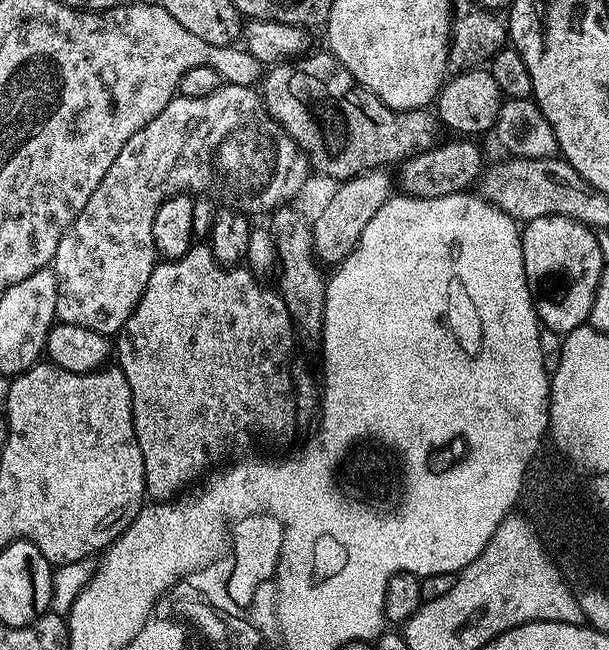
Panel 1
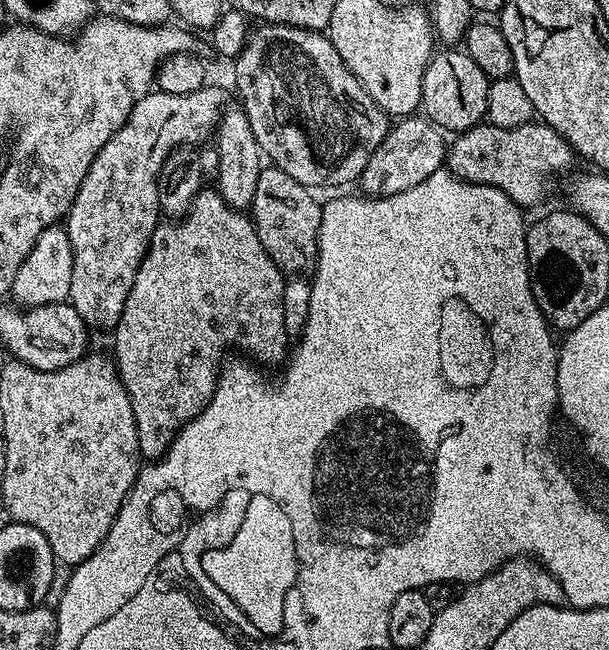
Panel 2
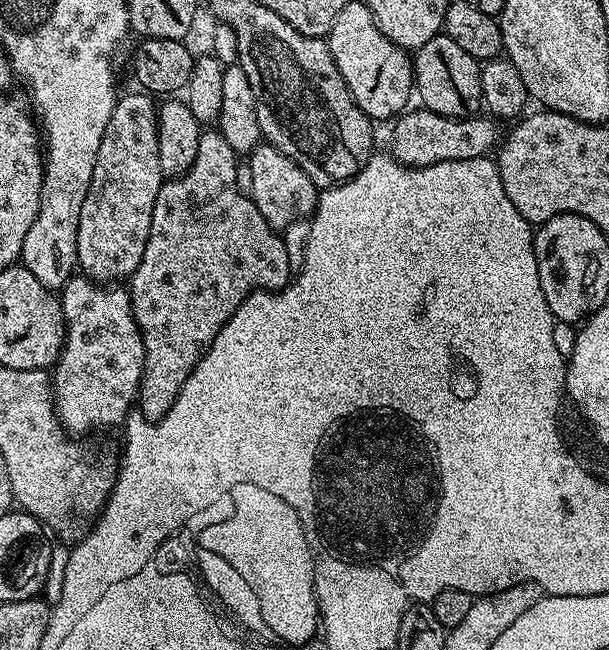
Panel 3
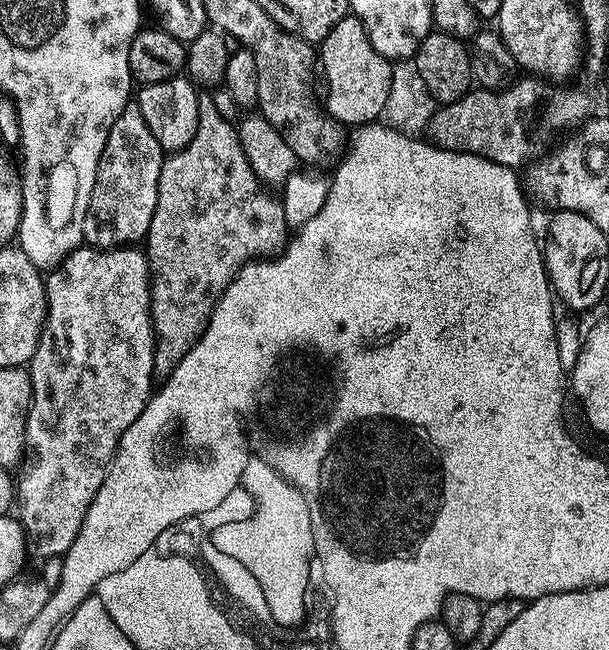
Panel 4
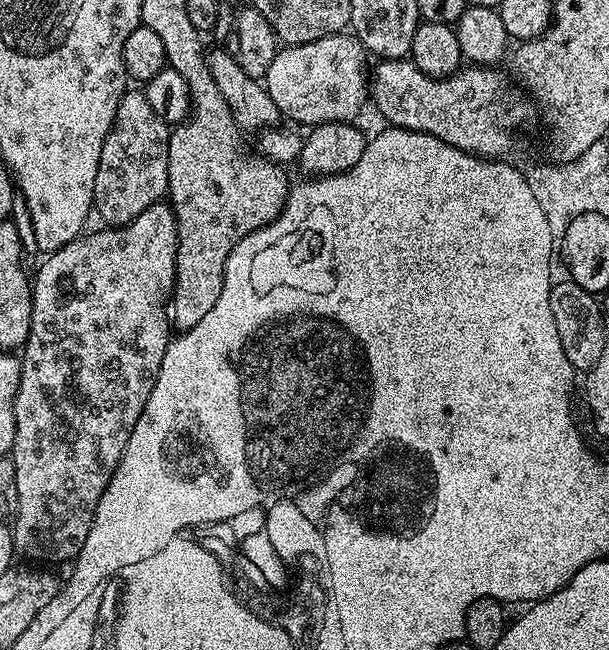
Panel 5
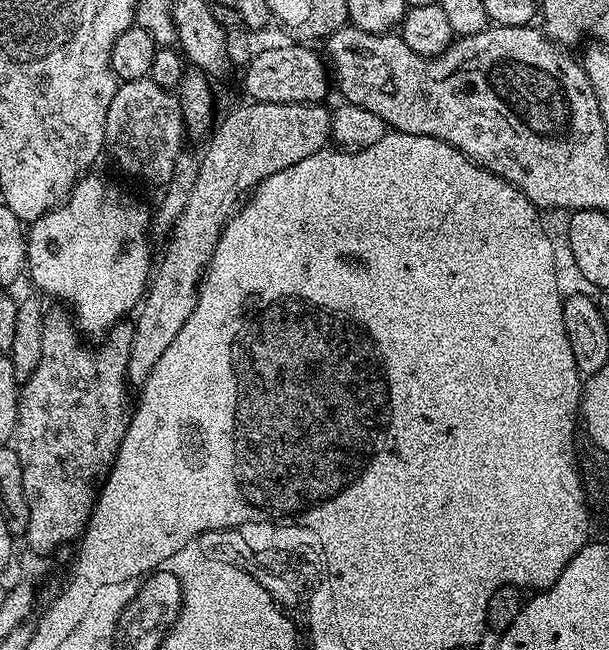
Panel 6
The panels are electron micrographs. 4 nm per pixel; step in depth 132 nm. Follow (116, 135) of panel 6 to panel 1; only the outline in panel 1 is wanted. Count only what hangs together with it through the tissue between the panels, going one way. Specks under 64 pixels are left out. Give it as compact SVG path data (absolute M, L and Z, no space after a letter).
M224 82L202 98L177 95L166 110L146 122L146 126L142 126L142 130L138 130L138 134L134 134L126 146L122 146L118 158L114 158L110 170L106 170L106 178L98 182L98 190L90 194L90 202L82 206L82 214L74 218L62 242L58 242L56 256L50 265L58 282L56 320L61 324L101 332L109 338L115 337L115 332L123 329L138 306L146 290L146 282L150 282L150 274L157 266L154 214L158 214L158 206L162 206L164 200L185 190L197 194L211 188L221 188L237 200L235 203L245 213L268 214L291 201L288 199L299 190L304 180L300 160L302 164L302 156L295 142L266 111L261 93L255 87Z

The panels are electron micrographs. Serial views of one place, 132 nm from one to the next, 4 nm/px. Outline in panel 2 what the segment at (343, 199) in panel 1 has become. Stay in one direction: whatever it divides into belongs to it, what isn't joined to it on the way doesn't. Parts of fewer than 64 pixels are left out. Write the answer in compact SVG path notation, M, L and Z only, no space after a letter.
M420 114L397 119L389 127L386 138L382 138L378 150L370 154L370 162L366 162L360 175L359 187L364 187L361 188L363 195L369 198L402 194L402 190L410 190L410 186L418 186L418 182L426 182L430 174L441 171L447 154L445 133L431 120Z

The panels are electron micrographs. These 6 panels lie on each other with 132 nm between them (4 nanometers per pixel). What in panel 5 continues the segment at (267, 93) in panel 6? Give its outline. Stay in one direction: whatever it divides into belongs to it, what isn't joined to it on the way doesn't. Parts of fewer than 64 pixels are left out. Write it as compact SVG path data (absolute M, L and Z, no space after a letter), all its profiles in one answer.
M337 34L305 44L289 44L276 53L270 70L262 78L264 89L274 98L274 106L297 125L315 126L328 120L353 119L352 115L370 96L370 76L364 72L366 49L355 35Z

